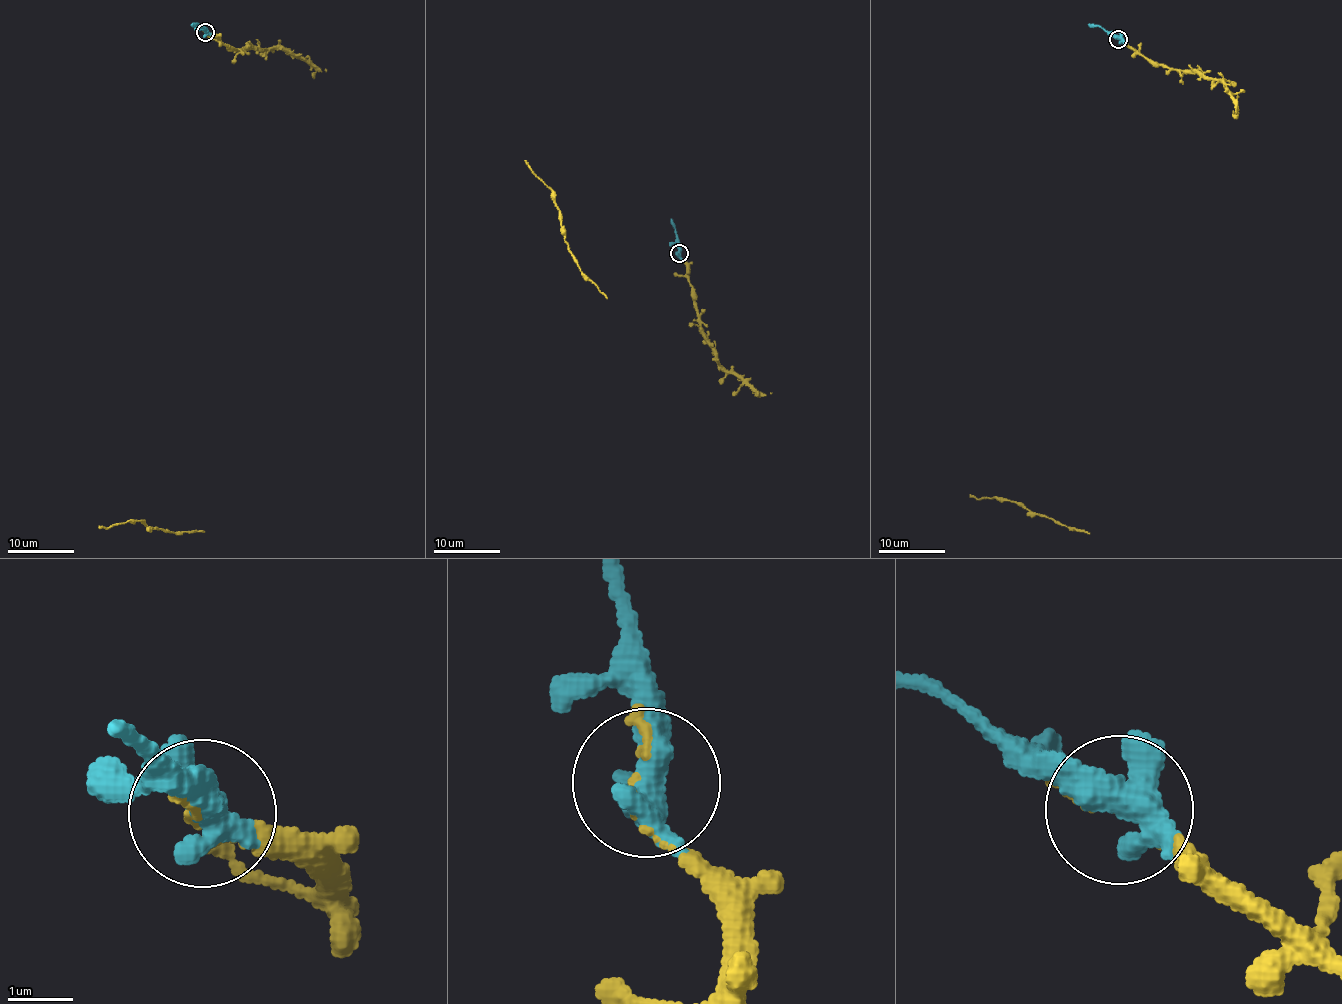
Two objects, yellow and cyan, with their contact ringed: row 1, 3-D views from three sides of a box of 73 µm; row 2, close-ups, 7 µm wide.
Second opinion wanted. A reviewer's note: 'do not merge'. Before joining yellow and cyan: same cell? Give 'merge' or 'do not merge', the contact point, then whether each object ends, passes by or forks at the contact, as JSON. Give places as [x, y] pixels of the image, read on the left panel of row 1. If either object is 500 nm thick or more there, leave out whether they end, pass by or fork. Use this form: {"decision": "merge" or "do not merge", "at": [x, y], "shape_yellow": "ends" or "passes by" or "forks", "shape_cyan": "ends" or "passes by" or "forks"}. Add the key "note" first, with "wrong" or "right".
{"note": "wrong", "decision": "merge", "at": [205, 32], "shape_yellow": "passes by", "shape_cyan": "forks"}

